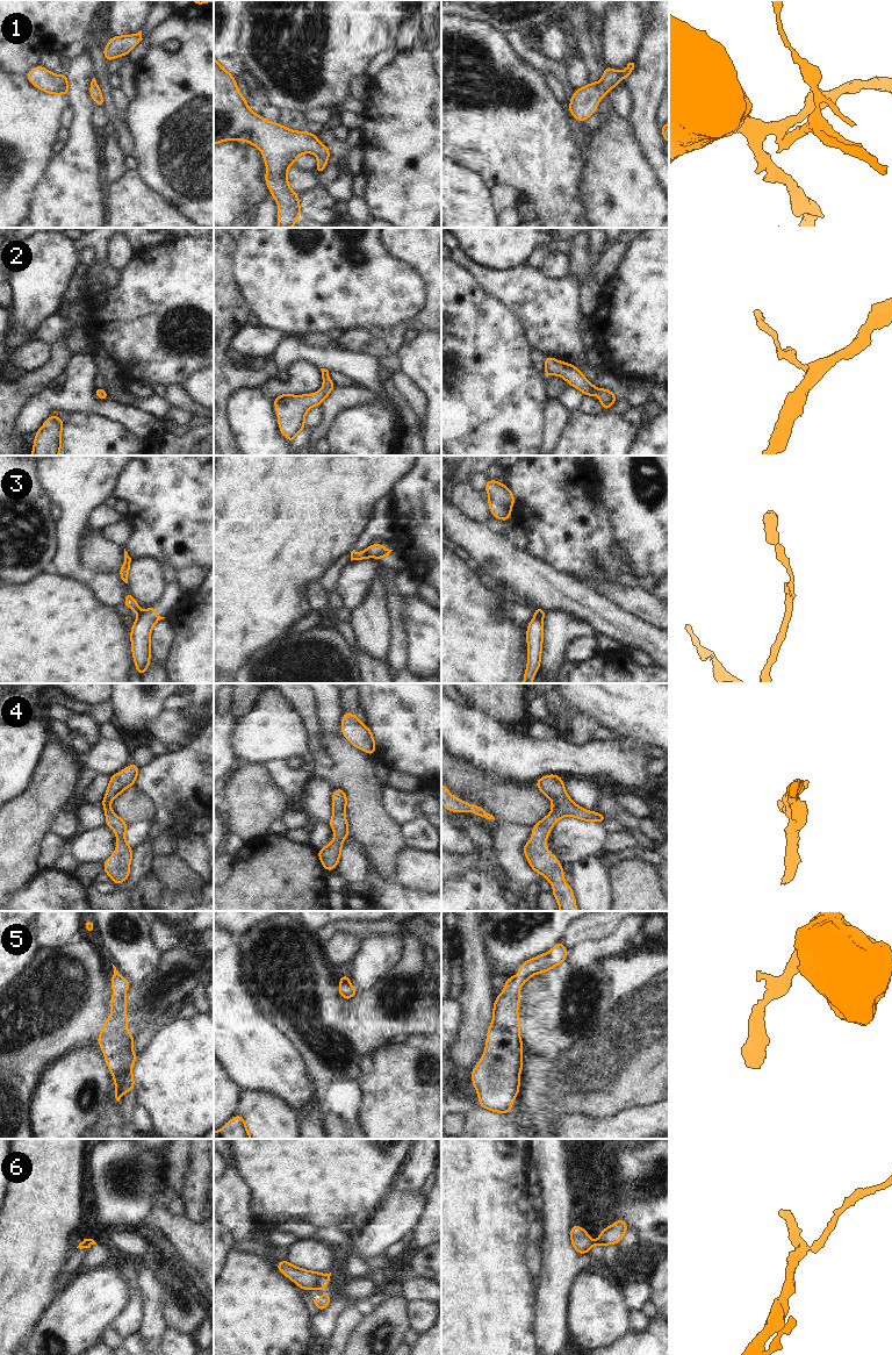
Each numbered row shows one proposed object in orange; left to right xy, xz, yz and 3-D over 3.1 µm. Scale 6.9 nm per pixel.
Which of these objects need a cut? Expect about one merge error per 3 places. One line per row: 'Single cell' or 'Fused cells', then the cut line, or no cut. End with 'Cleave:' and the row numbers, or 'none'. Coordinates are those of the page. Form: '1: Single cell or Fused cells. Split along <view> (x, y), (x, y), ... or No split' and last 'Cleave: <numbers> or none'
1: Single cell. No split
2: Single cell. No split
3: Fused cells. Split along xz (365, 550), (368, 557)
4: Single cell. No split
5: Single cell. No split
6: Fused cells. Split along yz (595, 1241), (591, 1246)
Cleave: 3, 6.

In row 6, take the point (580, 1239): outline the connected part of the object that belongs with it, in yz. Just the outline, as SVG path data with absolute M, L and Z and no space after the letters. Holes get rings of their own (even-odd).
M571 1225L570 1242L577 1254L588 1254L594 1246L594 1240L589 1233L578 1225Z

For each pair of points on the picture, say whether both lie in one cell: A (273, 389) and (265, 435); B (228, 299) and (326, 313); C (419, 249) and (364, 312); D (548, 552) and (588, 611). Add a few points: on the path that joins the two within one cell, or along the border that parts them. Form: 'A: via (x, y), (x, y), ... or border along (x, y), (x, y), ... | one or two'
A: border along (261, 389), (272, 399) | two
B: border along (236, 275), (239, 289), (252, 310) | two
C: border along (385, 245), (393, 253), (410, 263), (426, 280) | two
D: border along (538, 560), (572, 576) | two

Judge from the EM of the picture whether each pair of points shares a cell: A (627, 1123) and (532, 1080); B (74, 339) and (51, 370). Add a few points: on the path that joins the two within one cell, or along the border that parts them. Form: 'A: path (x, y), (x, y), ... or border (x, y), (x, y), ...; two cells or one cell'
A: border (639, 1106), (624, 1110), (601, 1123), (587, 1119); two cells
B: border (52, 344), (65, 342), (76, 353); two cells

